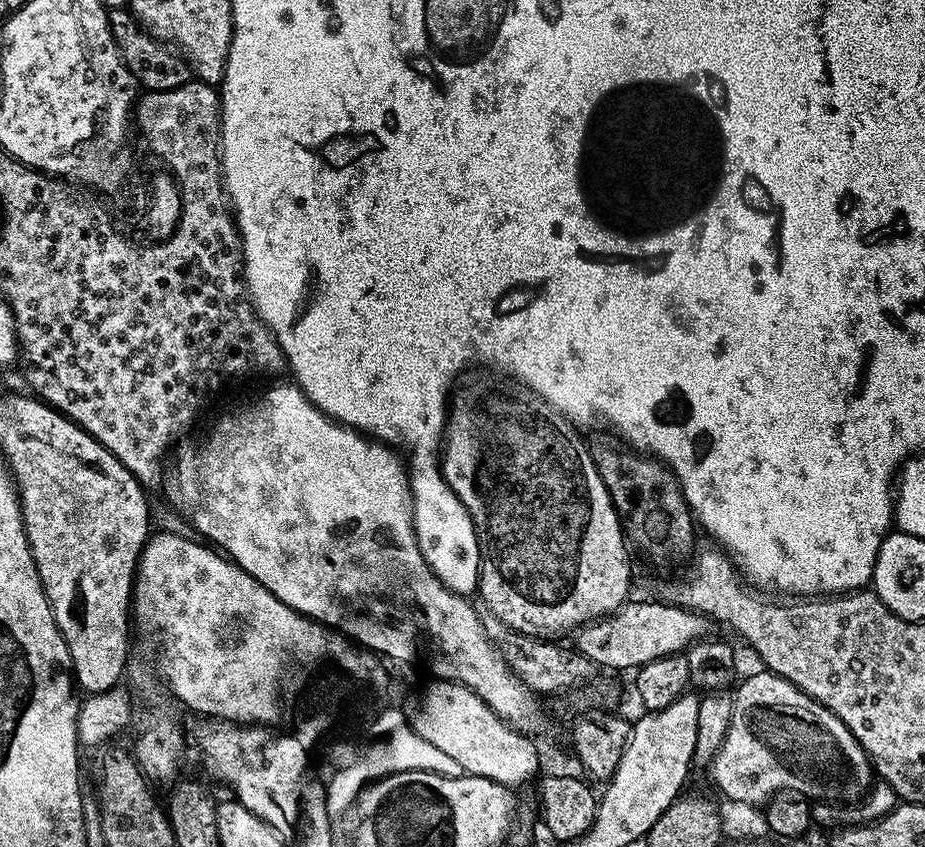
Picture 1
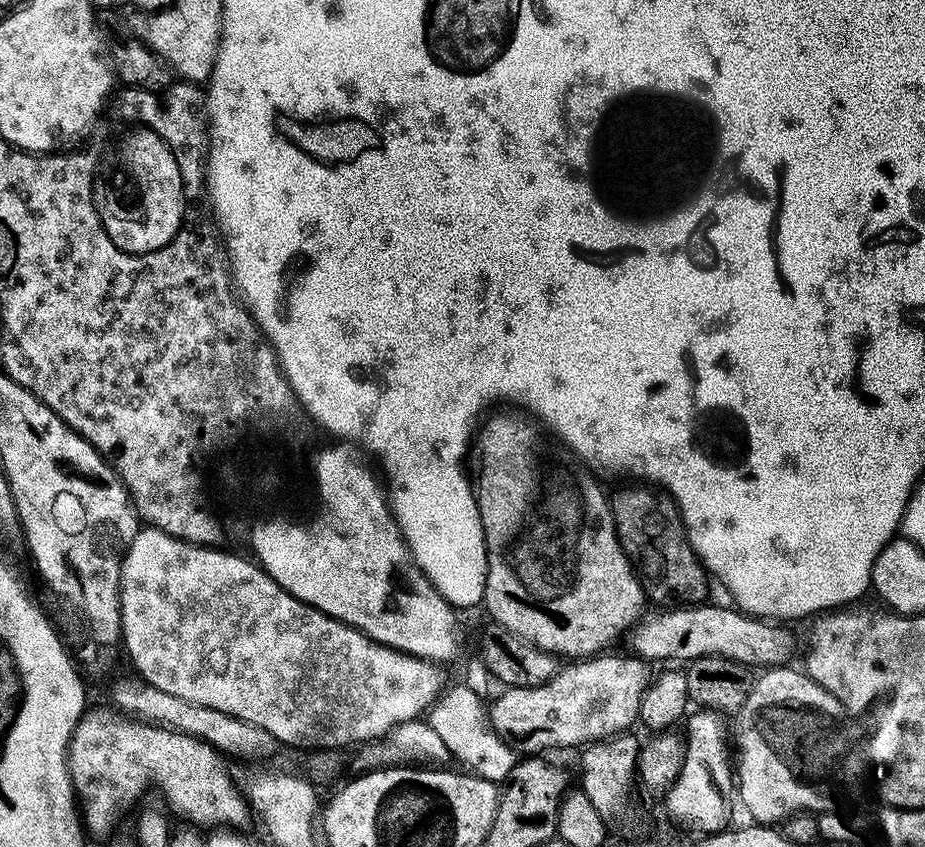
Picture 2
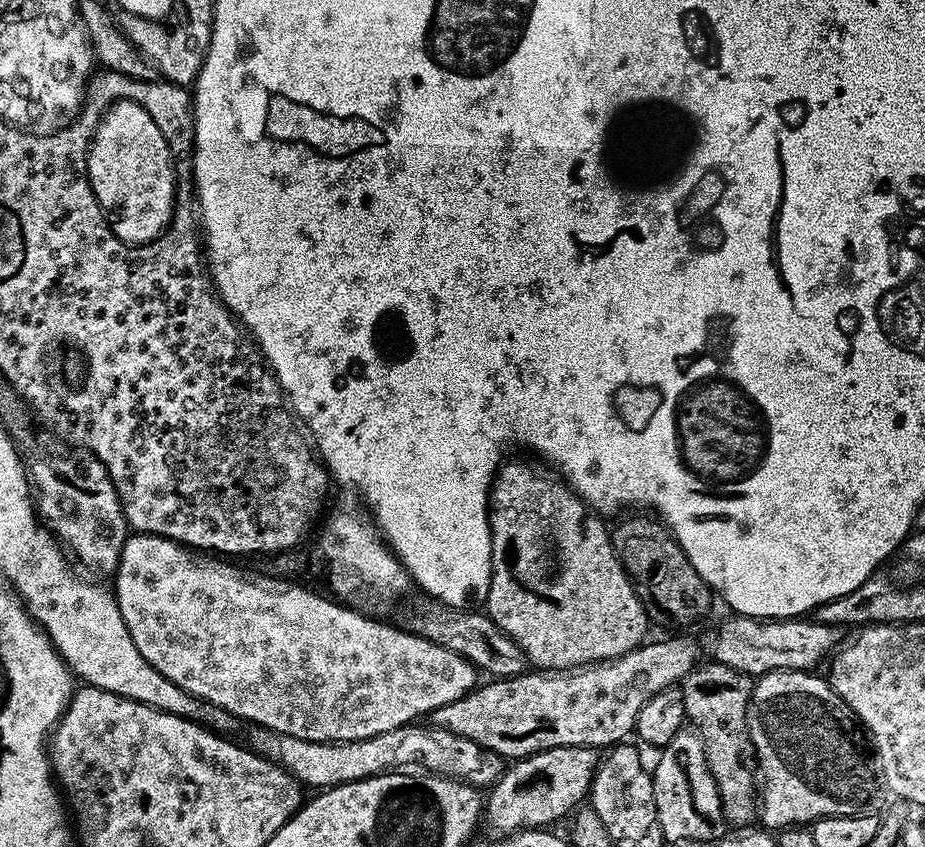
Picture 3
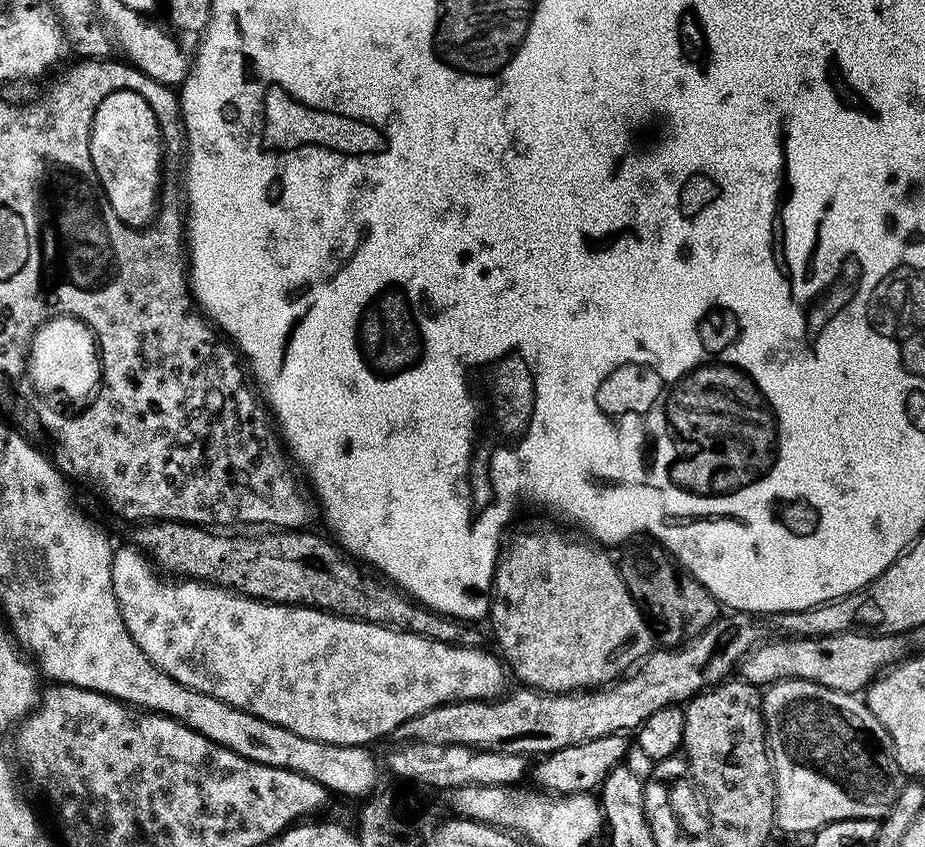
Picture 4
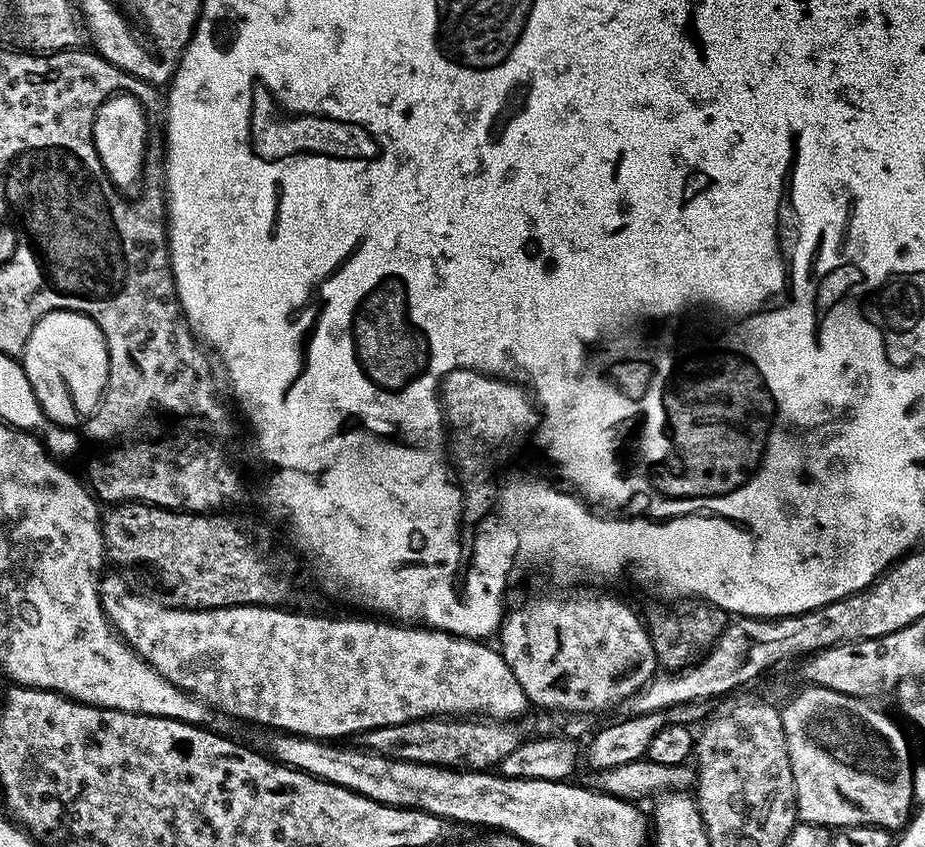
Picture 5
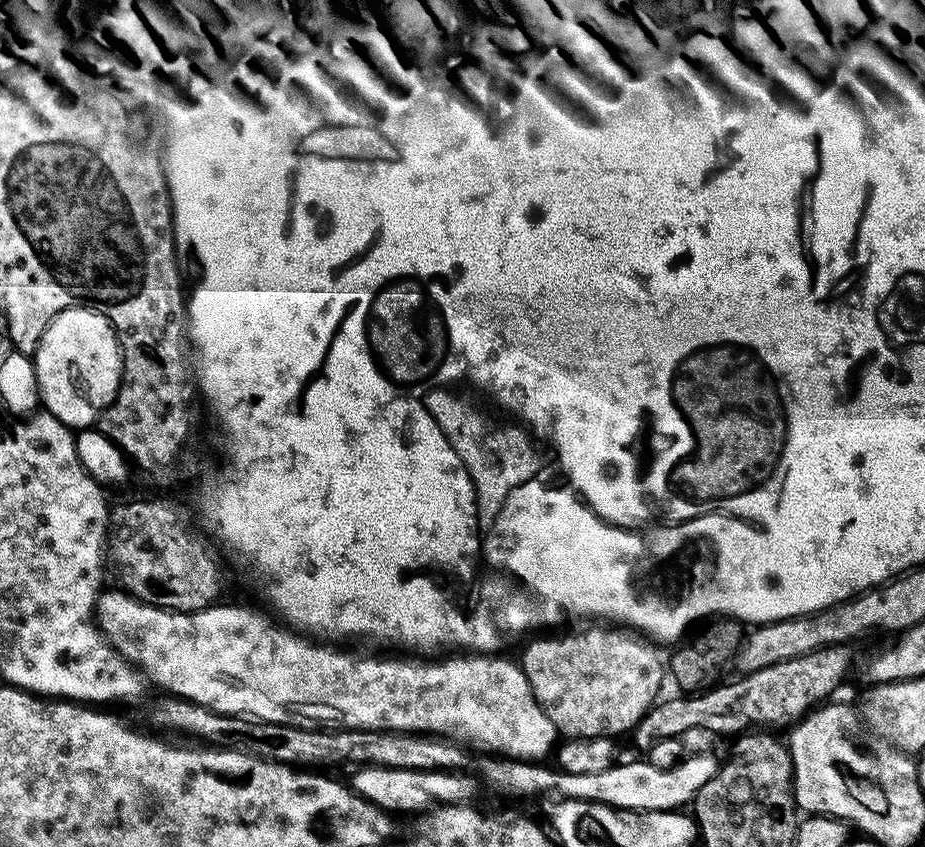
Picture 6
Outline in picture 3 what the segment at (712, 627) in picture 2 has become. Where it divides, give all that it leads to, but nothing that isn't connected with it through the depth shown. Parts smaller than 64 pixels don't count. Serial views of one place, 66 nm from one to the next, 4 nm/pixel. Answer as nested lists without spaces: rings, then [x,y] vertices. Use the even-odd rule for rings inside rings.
[[[739,614],[731,618],[733,620],[725,622],[724,629],[716,640],[715,659],[753,678],[765,676],[767,672],[806,672],[819,669],[816,667],[823,662],[824,655],[837,647],[836,640],[832,637],[833,629],[812,618],[776,618],[771,622],[761,622]]]

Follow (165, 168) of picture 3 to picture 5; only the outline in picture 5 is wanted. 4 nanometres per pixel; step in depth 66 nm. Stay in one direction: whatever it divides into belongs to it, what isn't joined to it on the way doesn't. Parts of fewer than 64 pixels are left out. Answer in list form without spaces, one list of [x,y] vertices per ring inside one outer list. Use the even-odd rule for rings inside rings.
[[[132,94],[114,95],[104,101],[104,105],[96,112],[96,117],[92,119],[92,141],[96,147],[96,153],[102,162],[104,173],[120,190],[132,188],[139,182],[140,171],[144,168],[144,151],[148,148],[148,124],[144,121],[144,108],[136,99],[137,97]]]

